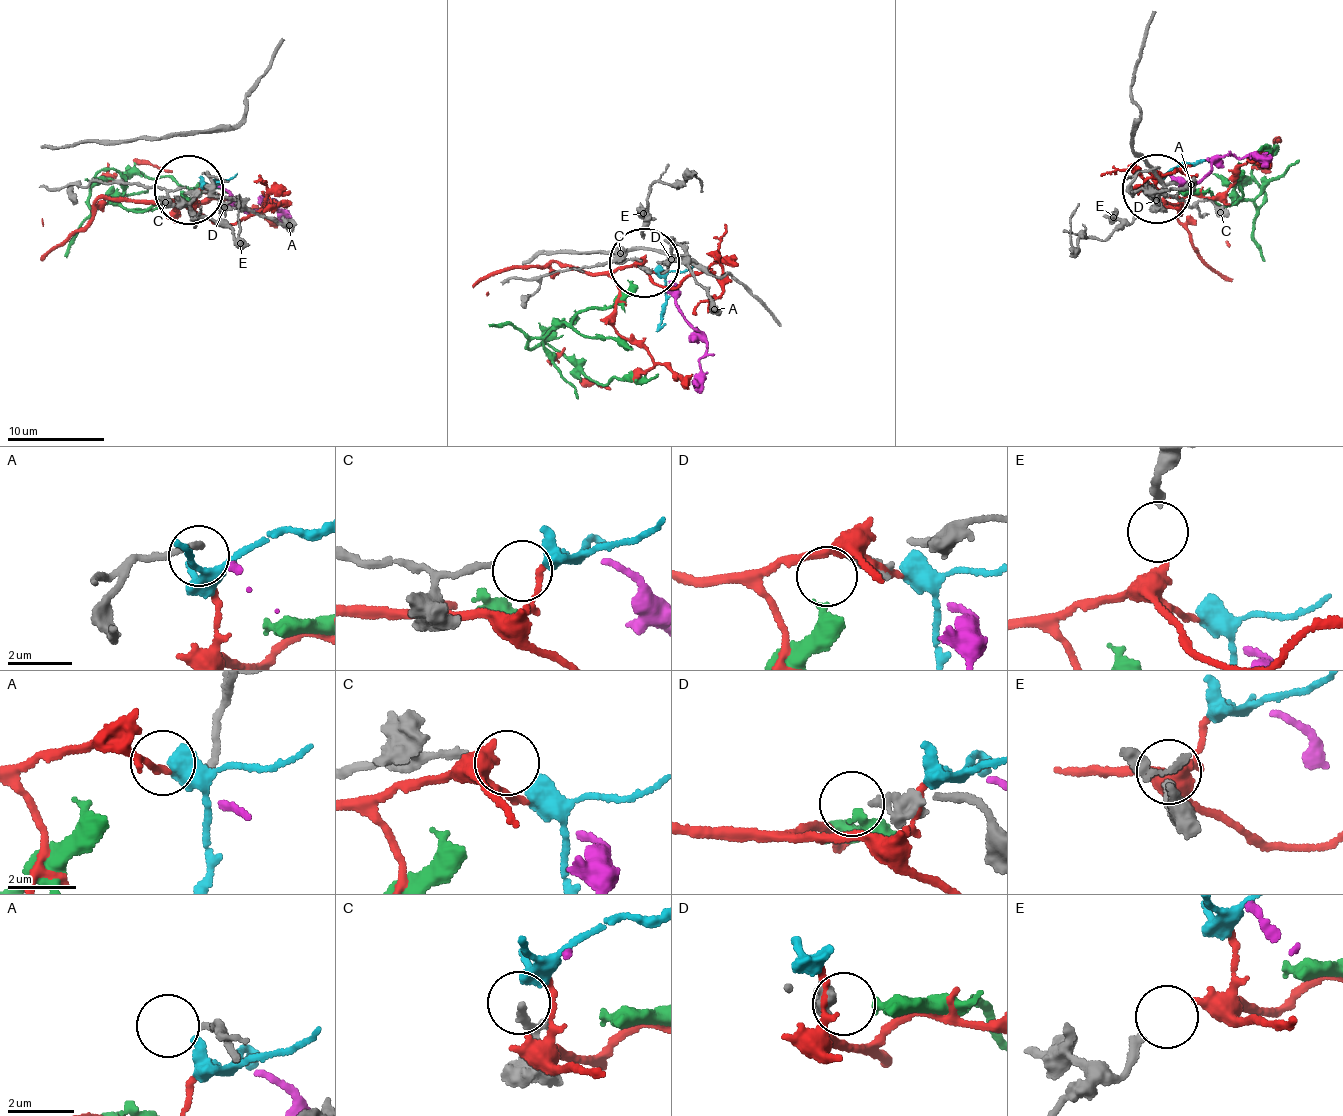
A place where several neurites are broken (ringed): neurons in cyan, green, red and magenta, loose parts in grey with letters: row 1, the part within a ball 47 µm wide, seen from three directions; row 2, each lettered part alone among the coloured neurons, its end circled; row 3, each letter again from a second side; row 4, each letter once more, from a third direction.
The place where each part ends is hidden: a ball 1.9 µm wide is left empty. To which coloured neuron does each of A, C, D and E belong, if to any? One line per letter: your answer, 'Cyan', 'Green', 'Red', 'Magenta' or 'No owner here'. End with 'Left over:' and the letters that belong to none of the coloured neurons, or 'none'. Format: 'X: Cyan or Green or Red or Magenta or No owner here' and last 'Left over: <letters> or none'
A: No owner here
C: Cyan
D: Green
E: Red
Left over: A

